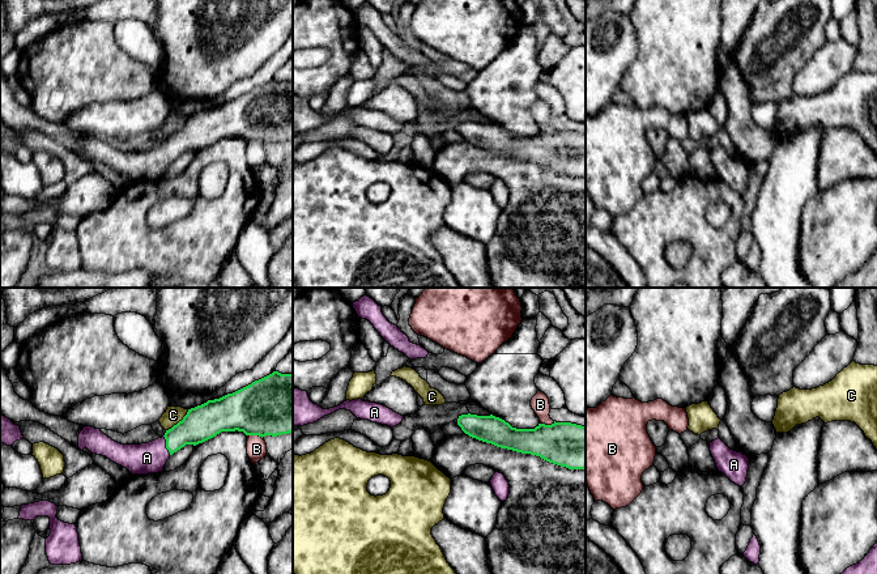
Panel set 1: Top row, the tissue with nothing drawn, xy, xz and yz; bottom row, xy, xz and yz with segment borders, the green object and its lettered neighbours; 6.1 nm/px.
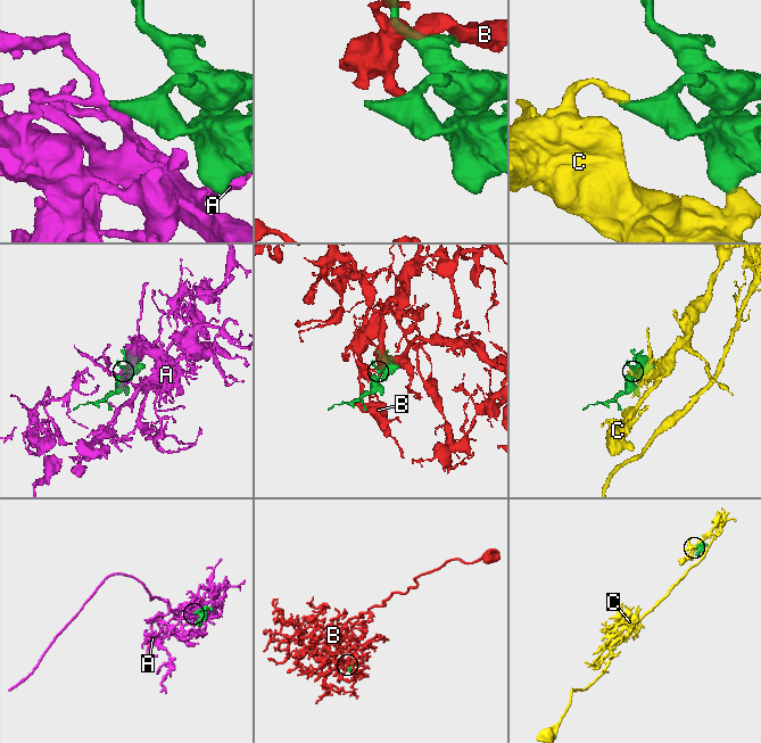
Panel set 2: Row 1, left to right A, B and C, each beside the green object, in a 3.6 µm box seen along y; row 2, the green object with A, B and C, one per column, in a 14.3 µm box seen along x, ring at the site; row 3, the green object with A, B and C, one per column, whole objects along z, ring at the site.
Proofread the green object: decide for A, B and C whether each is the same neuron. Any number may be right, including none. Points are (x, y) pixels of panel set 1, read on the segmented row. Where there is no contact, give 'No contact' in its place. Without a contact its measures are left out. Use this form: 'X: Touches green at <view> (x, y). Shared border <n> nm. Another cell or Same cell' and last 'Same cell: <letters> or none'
A: Touches green at xy (166, 445). Shared border 130 nm. Same cell
B: Touches green at xz (546, 425). Shared border 100 nm. Another cell
C: Touches green at xy (179, 421). Shared border 190 nm. Another cell
Same cell: A

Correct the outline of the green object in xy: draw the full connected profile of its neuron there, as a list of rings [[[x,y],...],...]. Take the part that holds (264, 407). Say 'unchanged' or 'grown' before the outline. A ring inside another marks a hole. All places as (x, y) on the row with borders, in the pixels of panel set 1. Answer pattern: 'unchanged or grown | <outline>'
grown | [[[273,371],[233,394],[191,408],[182,421],[166,430],[162,438],[149,443],[122,445],[99,429],[85,426],[78,434],[78,448],[82,451],[86,447],[91,454],[106,456],[132,475],[148,475],[162,472],[167,459],[186,445],[196,446],[221,431],[235,430],[261,438],[293,433],[293,374]]]

